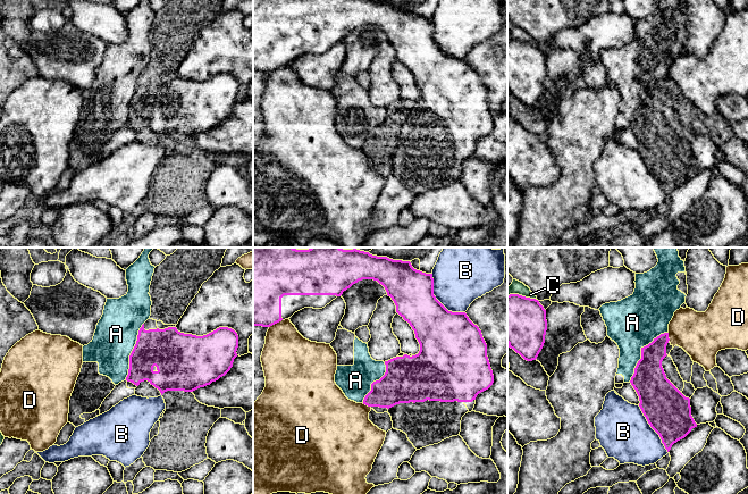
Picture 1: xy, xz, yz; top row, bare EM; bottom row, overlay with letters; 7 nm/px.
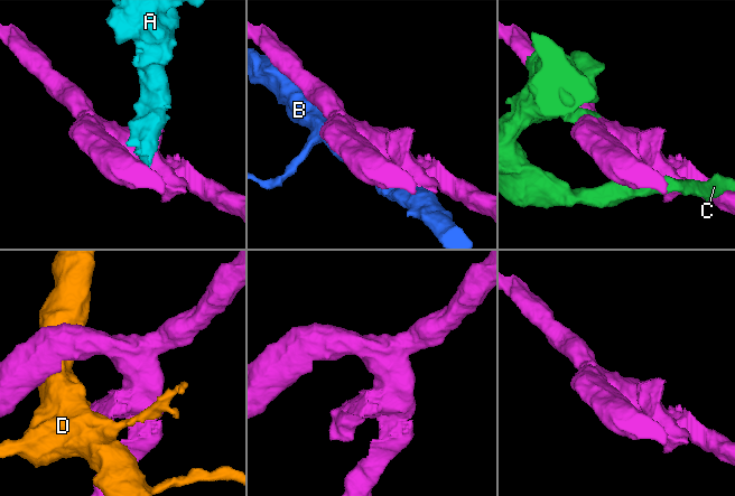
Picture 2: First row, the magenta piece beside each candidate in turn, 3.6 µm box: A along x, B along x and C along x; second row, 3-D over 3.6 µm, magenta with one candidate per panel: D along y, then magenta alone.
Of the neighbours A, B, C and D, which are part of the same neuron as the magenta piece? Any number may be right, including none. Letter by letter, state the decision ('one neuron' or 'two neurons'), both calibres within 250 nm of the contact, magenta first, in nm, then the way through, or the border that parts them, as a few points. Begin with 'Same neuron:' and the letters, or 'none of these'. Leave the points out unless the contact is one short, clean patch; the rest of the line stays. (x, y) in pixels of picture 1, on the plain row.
Same neuron: none of these
A: two neurons | 240/360 nm
B: two neurons | 340/360 nm
C: two neurons | 360/100 nm
D: two neurons | 400/360 nm

